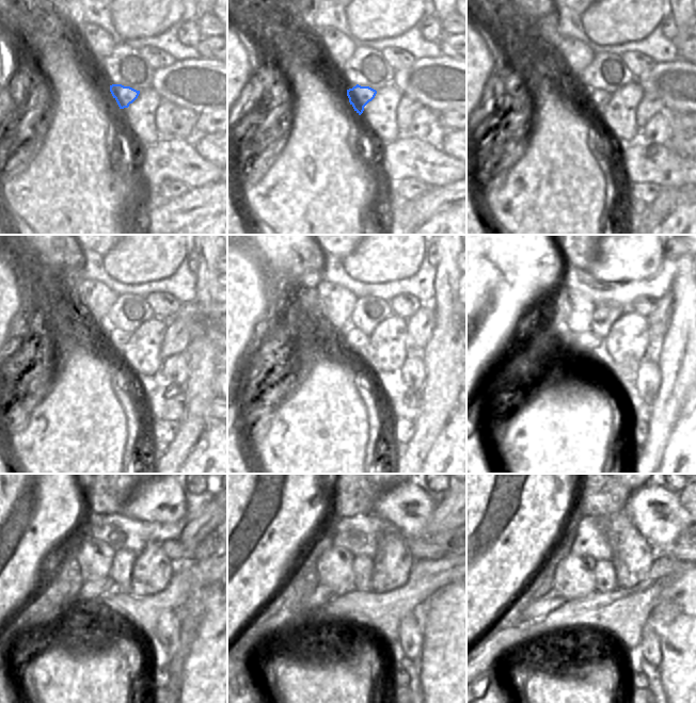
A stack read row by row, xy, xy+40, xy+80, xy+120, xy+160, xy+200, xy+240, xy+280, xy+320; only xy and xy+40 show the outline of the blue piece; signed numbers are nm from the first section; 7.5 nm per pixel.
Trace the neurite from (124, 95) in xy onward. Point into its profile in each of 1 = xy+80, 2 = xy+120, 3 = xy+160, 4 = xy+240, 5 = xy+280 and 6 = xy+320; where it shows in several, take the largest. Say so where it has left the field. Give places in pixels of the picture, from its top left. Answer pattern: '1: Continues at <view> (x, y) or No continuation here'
1: Continues at xy+80 (597, 99)
2: Continues at xy+120 (116, 339)
3: Continues at xy+160 (351, 339)
4: Continues at xy+240 (92, 589)
5: Continues at xy+280 (323, 593)
6: Continues at xy+320 (552, 601)

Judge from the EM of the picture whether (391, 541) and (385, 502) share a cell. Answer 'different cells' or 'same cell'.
different cells

